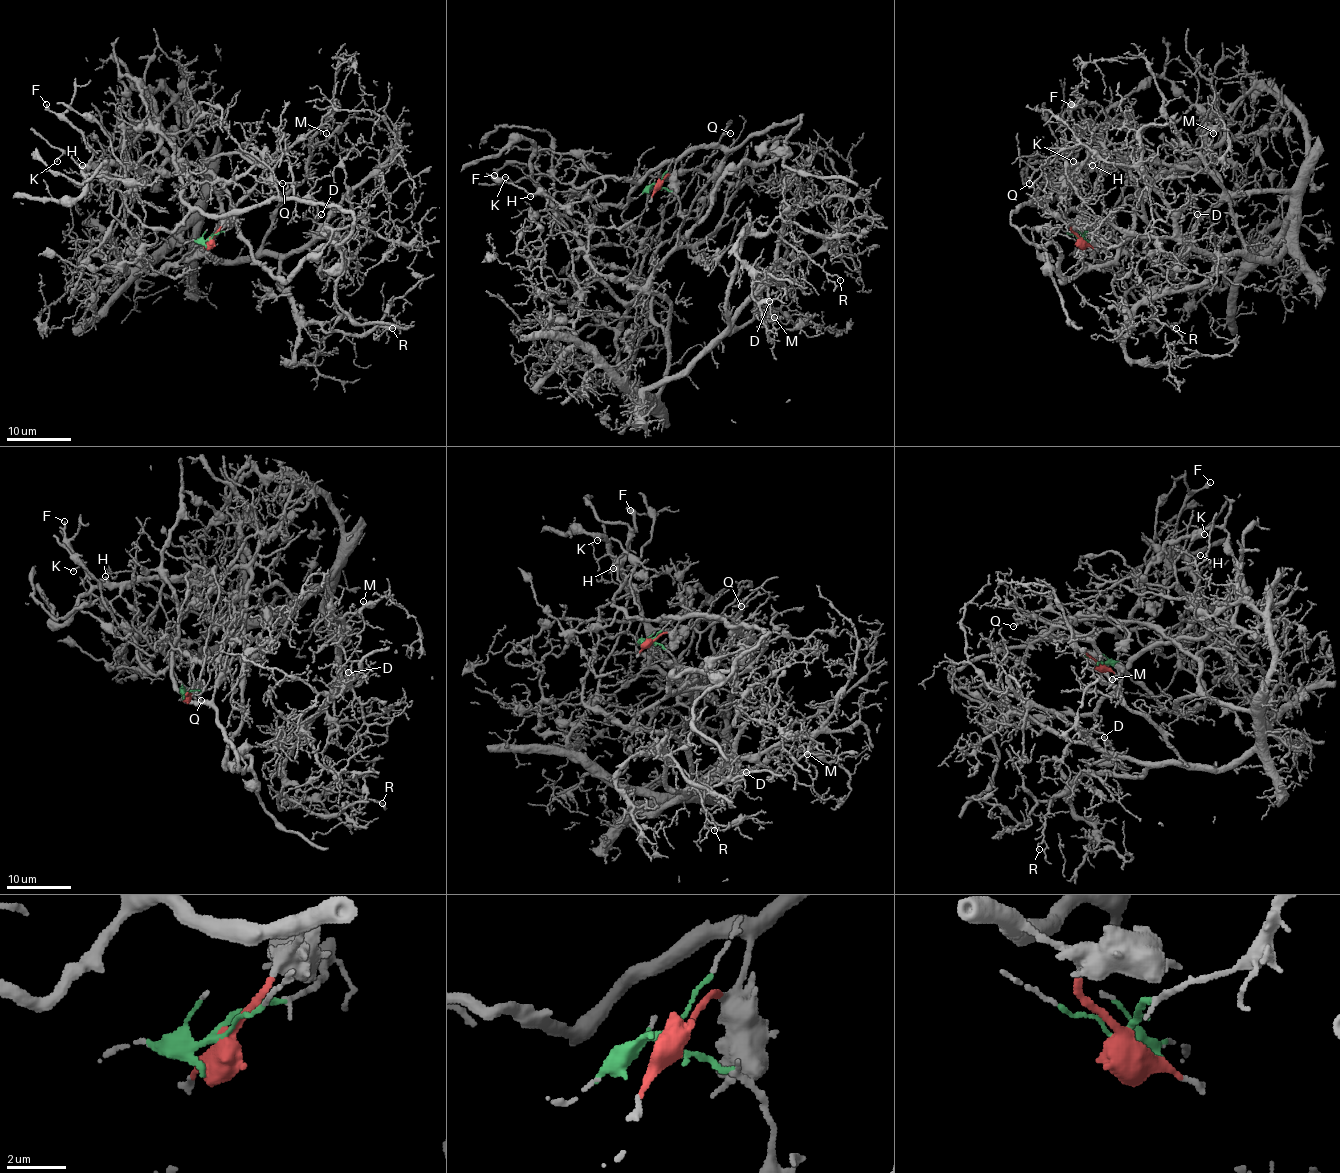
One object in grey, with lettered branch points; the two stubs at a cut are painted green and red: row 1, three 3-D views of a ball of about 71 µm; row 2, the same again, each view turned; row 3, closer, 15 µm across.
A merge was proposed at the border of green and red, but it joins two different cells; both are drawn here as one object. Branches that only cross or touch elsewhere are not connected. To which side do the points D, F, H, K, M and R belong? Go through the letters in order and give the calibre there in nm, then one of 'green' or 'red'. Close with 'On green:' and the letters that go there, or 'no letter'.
D: 80 nm thick; green
F: 170 nm thick; red
H: 180 nm thick; red
K: 120 nm thick; red
M: 120 nm thick; green
R: 130 nm thick; green
On green: D, M, R

